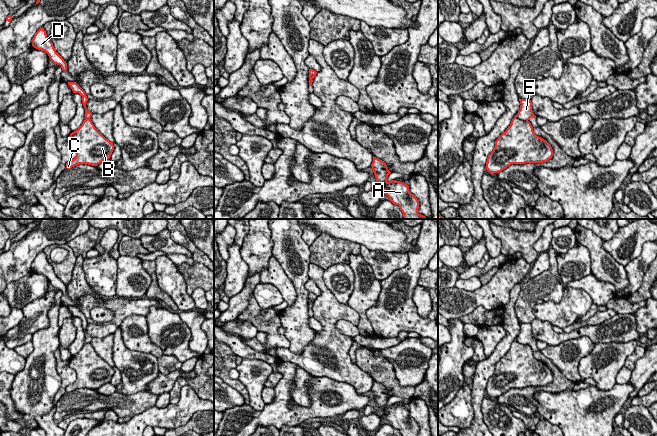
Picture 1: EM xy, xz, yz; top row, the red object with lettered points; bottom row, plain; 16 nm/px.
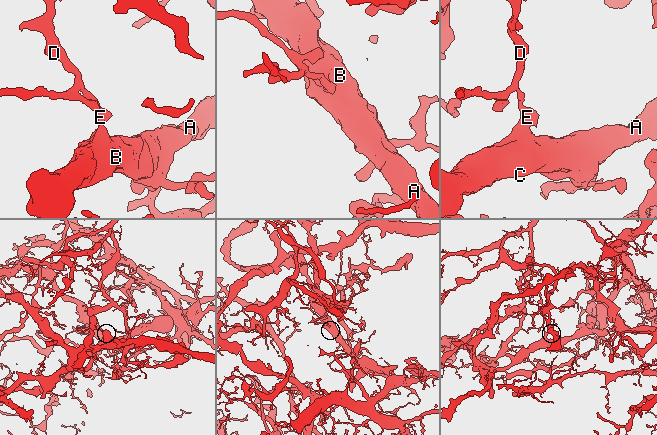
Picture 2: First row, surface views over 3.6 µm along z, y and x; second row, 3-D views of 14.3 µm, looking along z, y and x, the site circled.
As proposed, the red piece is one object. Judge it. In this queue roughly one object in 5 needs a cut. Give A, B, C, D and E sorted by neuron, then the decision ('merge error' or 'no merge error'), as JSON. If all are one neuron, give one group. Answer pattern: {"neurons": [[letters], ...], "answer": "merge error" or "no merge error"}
{"neurons": [["A", "B", "C"], ["D", "E"]], "answer": "merge error"}

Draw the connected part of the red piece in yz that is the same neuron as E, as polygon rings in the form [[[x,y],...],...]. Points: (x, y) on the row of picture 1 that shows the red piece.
[[[520,99],[520,110],[517,113],[517,117],[521,120],[528,121],[531,117],[536,118],[532,111],[532,102],[530,99]]]

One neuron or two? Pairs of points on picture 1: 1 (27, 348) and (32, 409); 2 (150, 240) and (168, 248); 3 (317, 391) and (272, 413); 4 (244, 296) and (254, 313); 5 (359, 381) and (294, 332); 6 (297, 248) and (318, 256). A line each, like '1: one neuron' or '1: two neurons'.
1: two neurons
2: one neuron
3: one neuron
4: two neurons
5: two neurons
6: two neurons

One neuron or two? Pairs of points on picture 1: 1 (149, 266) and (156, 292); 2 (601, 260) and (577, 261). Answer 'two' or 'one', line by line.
1: one
2: two

